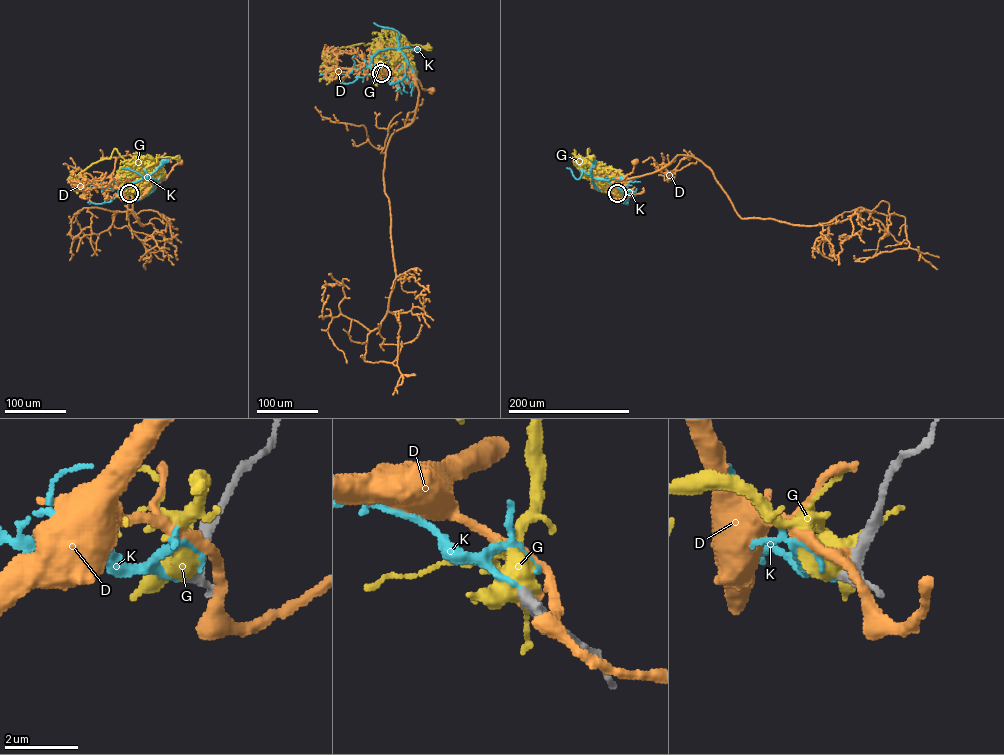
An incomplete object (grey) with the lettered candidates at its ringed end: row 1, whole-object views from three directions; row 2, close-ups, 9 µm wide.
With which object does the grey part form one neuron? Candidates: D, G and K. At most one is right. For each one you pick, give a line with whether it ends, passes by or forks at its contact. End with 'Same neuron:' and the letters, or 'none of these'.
K: It ends there
Same neuron: K

